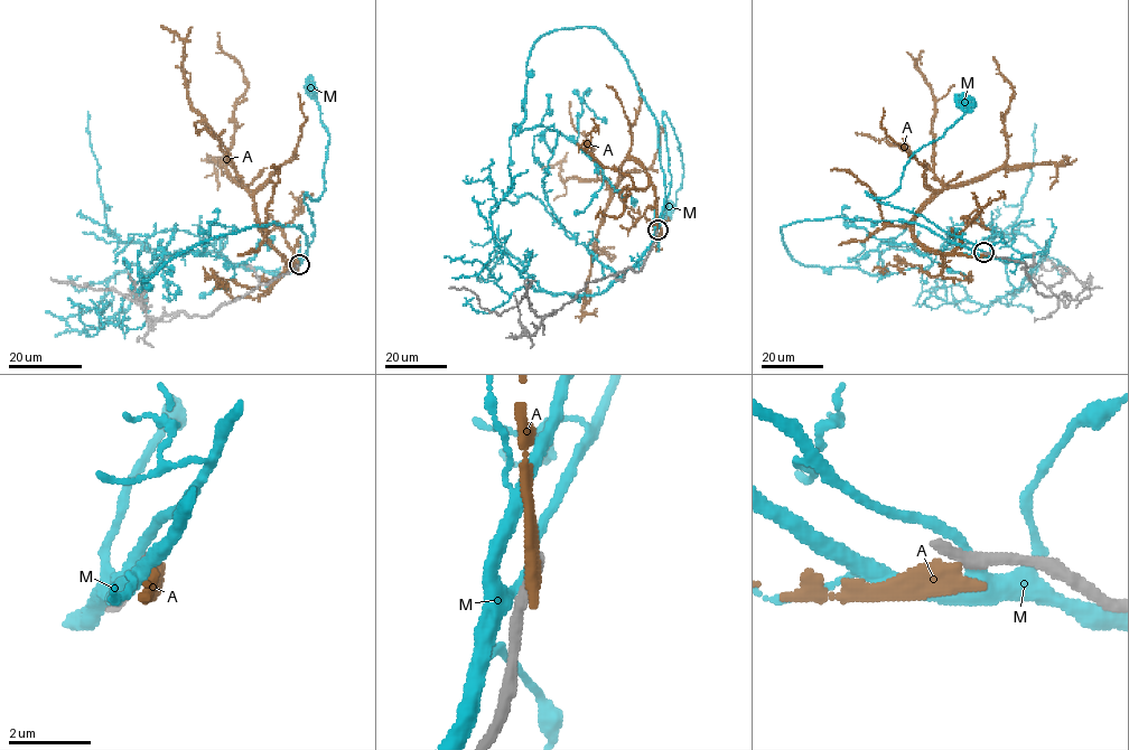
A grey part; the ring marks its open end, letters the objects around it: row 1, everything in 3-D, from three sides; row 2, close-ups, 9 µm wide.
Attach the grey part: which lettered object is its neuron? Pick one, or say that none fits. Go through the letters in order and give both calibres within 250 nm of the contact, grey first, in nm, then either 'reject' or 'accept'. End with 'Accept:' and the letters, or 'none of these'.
A: 360/480 nm | reject
M: 400/360 nm | reject
Accept: none of these

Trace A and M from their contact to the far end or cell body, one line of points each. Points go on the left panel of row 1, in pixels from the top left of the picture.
A: (298, 266), (270, 243), (251, 195), (224, 166), (234, 102), (248, 82), (222, 50), (218, 31)
M: (297, 266), (314, 233), (302, 200), (306, 194), (318, 199), (324, 188), (328, 139), (319, 106), (307, 87)

